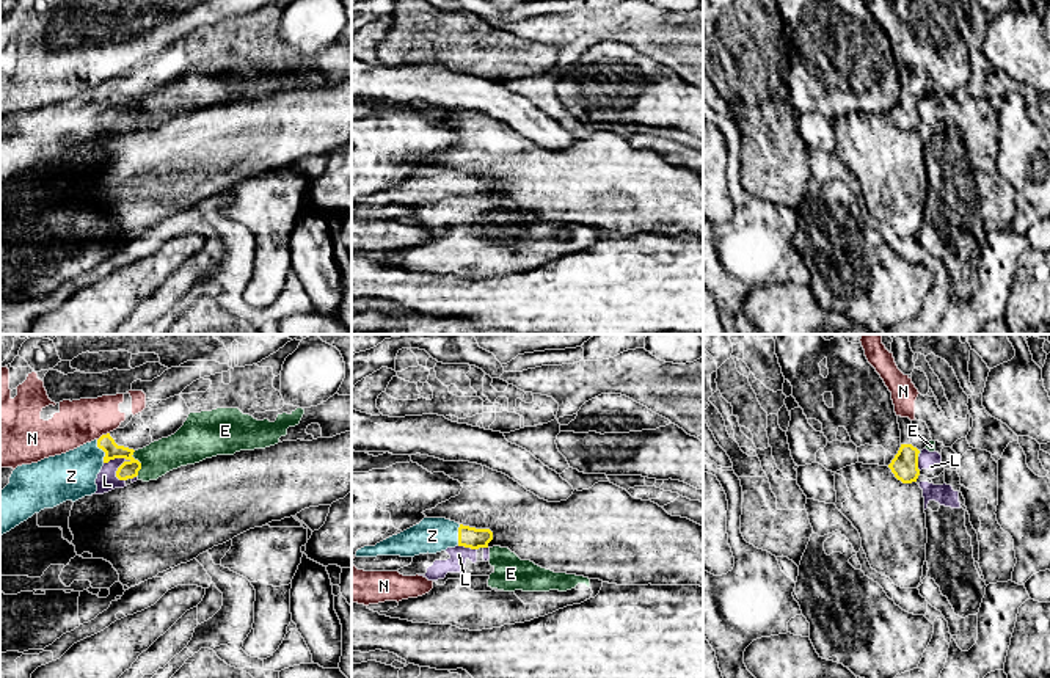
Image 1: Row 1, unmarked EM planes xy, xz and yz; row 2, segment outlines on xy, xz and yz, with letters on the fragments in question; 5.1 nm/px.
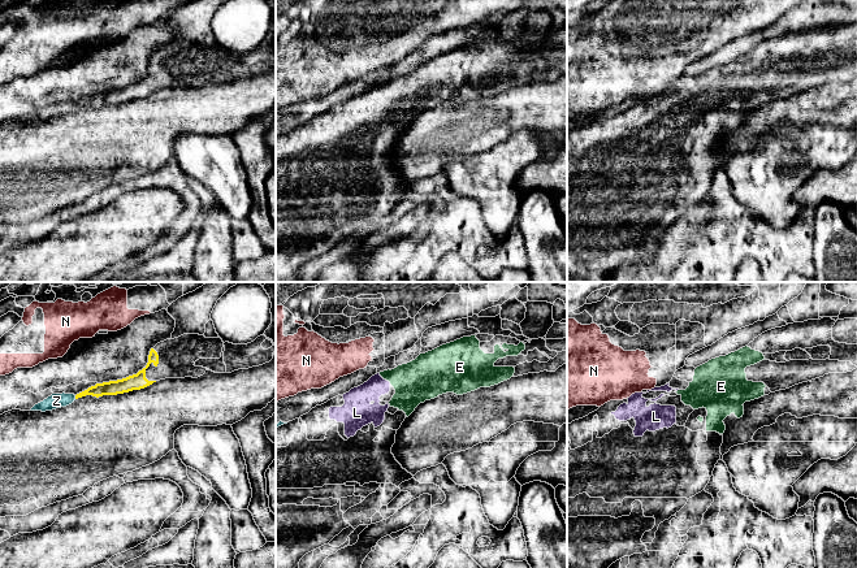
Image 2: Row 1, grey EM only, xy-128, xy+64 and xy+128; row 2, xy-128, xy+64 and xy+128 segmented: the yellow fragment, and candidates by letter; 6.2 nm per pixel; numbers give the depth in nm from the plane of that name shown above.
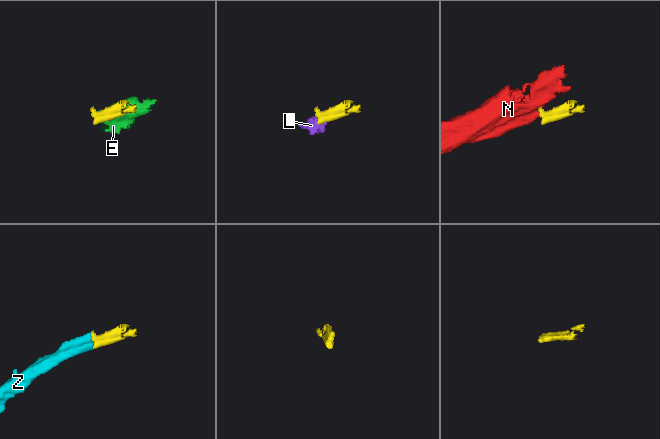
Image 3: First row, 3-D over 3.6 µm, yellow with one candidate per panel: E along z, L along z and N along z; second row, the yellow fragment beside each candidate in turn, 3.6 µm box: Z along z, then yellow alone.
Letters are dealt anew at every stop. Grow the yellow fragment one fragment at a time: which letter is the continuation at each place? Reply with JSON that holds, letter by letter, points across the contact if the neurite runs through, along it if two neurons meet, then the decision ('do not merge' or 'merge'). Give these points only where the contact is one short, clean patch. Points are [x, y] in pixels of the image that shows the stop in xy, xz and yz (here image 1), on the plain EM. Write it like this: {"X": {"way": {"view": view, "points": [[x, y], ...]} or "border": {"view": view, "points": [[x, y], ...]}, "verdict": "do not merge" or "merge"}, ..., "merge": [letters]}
{"E": {"verdict": "do not merge"}, "L": {"border": {"view": "xy", "points": [[104, 110], [123, 107], [116, 124], [124, 129]]}, "verdict": "do not merge"}, "N": {"border": {"view": "xy", "points": [[109, 80], [98, 88]]}, "verdict": "do not merge"}, "Z": {"way": {"view": "xy", "points": [[129, 118], [123, 101], [102, 98], [71, 124]]}, "verdict": "merge"}, "merge": ["Z"]}

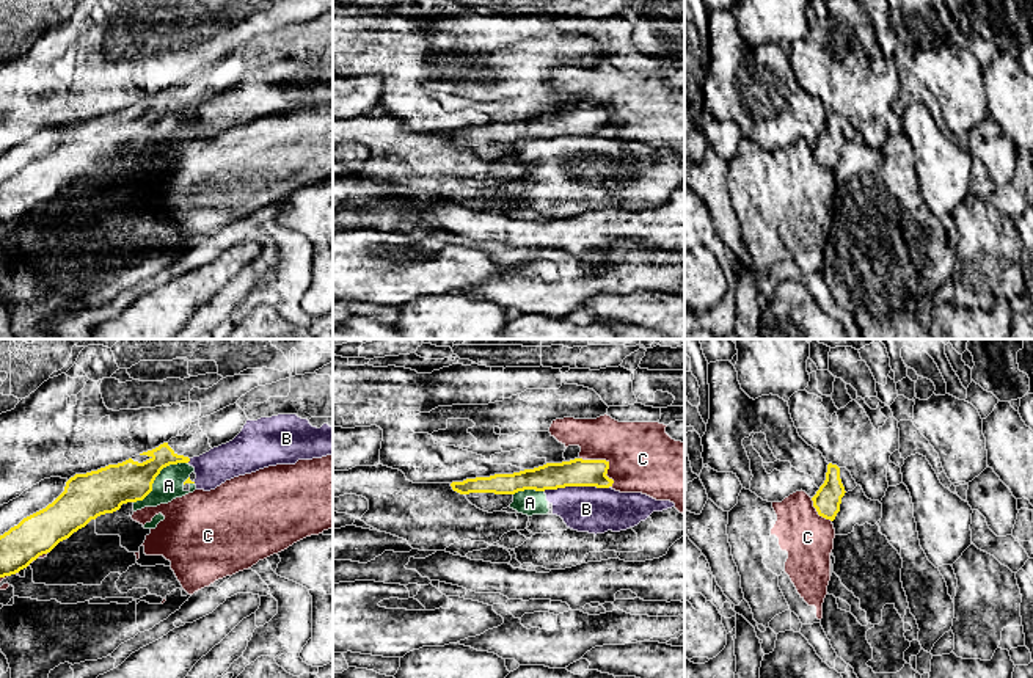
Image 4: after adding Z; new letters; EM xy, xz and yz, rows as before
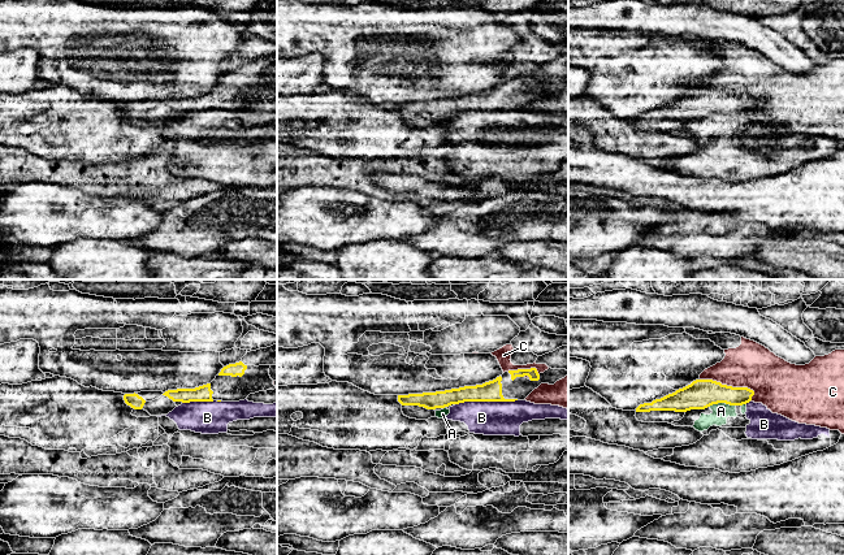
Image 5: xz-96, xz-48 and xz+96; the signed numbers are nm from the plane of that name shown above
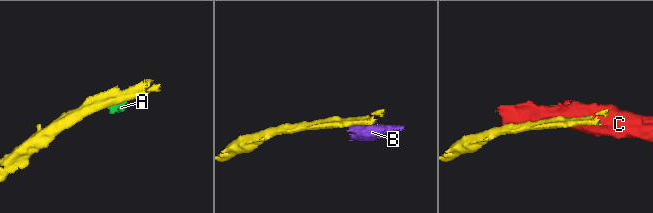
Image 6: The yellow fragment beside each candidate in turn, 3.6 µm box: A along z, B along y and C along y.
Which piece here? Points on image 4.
{"A": {"border": {"view": "xy", "points": [[187, 110], [167, 113], [156, 126], [153, 137], [134, 151]]}, "verdict": "do not merge"}, "B": {"verdict": "do not merge"}, "C": {"verdict": "do not merge"}, "merge": []}

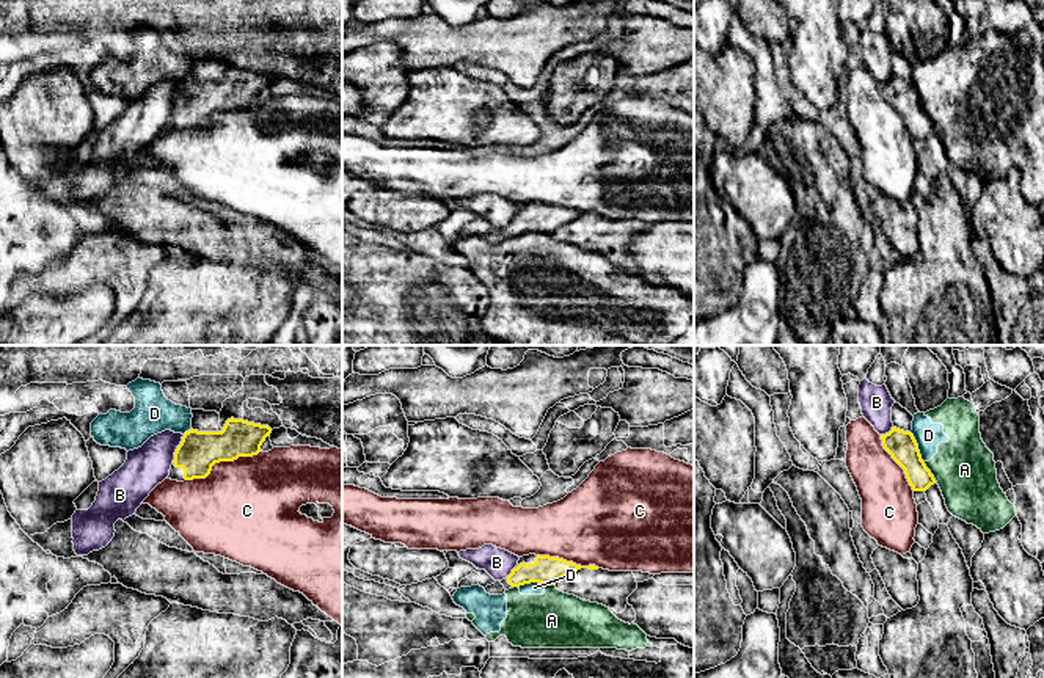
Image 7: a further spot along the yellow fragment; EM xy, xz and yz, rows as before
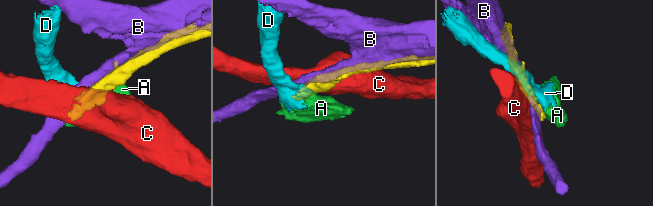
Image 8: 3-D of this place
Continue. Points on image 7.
{"A": {"border": {"view": "yz", "points": [[923, 110], [936, 129]]}, "verdict": "do not merge"}, "B": {"verdict": "do not merge"}, "C": {"verdict": "do not merge"}, "D": {"border": {"view": "yz", "points": [[909, 80], [923, 110]]}, "verdict": "do not merge"}, "merge": []}

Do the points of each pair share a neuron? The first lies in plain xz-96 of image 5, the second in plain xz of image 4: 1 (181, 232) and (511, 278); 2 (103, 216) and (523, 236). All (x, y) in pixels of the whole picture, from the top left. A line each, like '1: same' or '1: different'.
1: same
2: different

